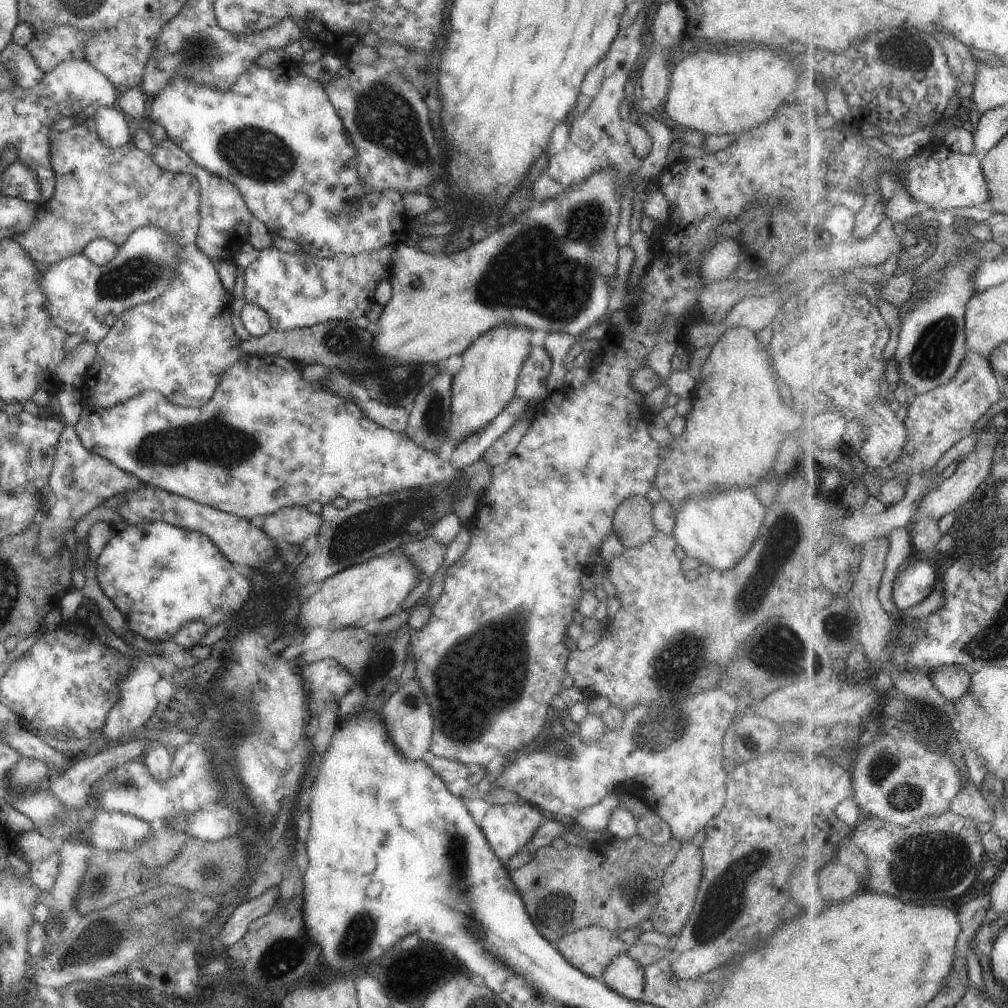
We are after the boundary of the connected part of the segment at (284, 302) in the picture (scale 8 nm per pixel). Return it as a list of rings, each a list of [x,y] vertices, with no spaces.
[[[270,245],[244,269],[243,300],[256,304],[278,331],[302,329],[318,322],[352,320],[364,314],[374,302],[374,288],[387,278],[393,246],[376,251],[317,258],[303,251],[282,252]]]

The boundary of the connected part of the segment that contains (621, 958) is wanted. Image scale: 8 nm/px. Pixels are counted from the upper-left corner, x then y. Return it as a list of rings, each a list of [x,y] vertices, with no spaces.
[[[626,953],[618,954],[601,973],[600,981],[627,1000],[642,998],[644,967]]]

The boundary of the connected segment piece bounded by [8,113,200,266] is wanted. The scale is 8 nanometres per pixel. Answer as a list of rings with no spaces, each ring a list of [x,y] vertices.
[[[82,113],[72,116],[73,125],[63,131],[52,132],[49,138],[49,160],[54,174],[54,191],[51,198],[39,206],[32,225],[18,235],[8,235],[11,240],[32,258],[38,266],[50,265],[65,257],[81,253],[83,247],[97,237],[105,236],[117,246],[138,228],[161,229],[179,245],[193,244],[198,227],[199,185],[192,176],[161,170],[152,156],[127,141],[110,149],[85,125]]]

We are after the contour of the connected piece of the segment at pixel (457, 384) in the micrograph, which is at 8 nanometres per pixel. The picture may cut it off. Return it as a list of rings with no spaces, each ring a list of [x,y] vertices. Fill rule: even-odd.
[[[519,325],[494,326],[459,354],[462,362],[450,384],[450,422],[446,431],[452,445],[477,432],[510,401],[519,369],[530,353],[529,338],[534,331]]]

